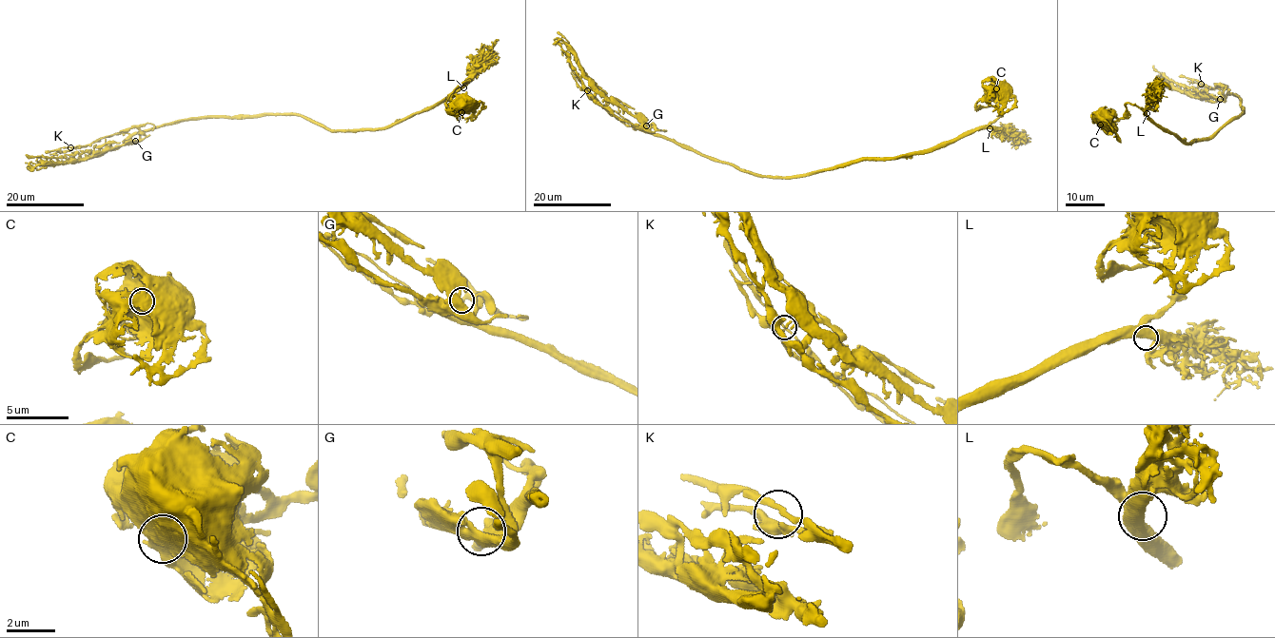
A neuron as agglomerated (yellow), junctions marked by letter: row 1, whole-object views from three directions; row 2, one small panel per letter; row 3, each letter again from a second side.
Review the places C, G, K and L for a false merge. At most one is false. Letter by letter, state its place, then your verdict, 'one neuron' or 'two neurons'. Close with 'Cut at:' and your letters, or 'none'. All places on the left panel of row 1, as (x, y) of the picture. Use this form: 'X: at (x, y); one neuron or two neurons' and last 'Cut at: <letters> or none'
C: at (461, 112); one neuron
G: at (135, 141); one neuron
K: at (70, 147); one neuron
L: at (463, 87); one neuron
Cut at: none

